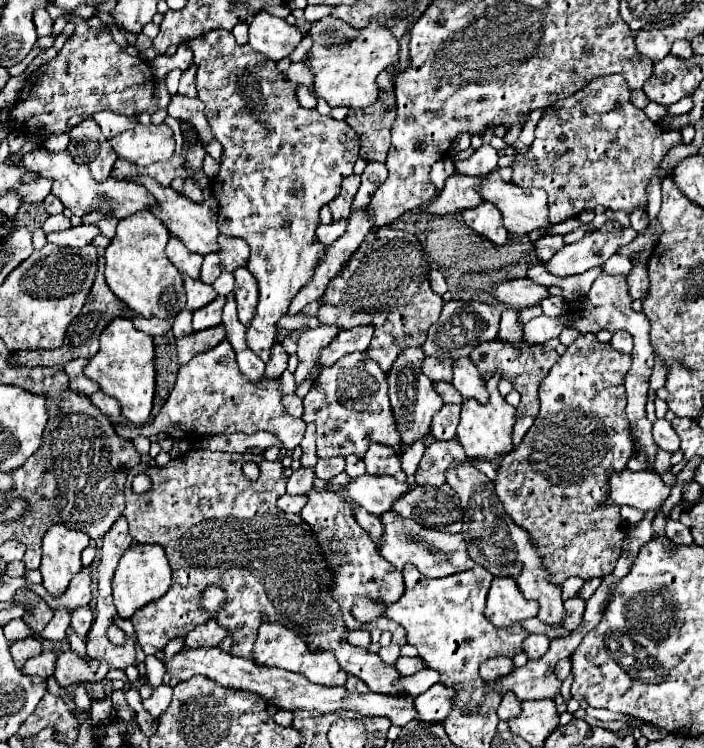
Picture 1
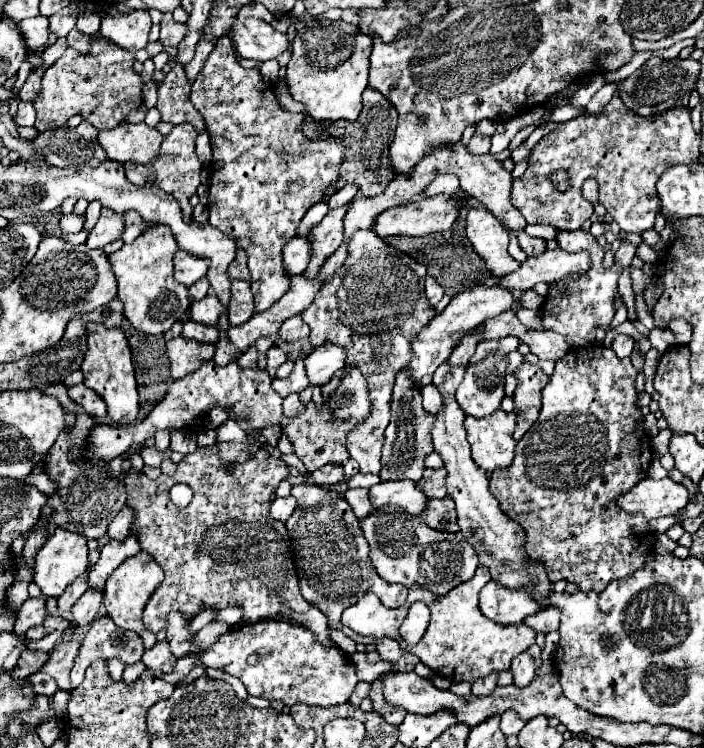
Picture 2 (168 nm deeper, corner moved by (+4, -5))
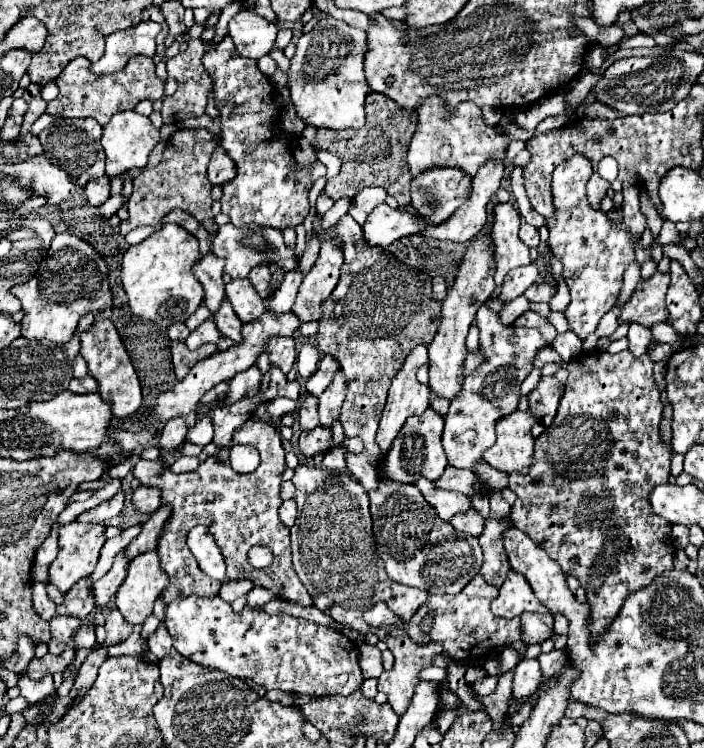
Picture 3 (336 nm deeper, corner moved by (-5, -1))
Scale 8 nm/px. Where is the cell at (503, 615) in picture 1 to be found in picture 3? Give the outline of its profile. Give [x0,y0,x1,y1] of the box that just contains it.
[492,570,548,618]

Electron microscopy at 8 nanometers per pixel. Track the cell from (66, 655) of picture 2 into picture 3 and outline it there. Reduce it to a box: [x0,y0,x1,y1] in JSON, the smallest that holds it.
[74,622,96,648]

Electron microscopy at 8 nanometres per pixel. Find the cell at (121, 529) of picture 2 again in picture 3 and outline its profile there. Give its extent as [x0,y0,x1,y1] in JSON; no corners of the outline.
[132,486,162,514]

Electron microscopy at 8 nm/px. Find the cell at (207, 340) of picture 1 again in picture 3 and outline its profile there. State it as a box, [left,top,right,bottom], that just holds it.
[170,342,218,380]

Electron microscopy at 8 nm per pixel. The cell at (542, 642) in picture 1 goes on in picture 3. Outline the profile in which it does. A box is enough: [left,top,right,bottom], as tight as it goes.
[512,658,544,700]

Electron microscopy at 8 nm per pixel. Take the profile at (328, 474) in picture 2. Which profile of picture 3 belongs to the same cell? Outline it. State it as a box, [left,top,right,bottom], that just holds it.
[322,446,346,470]

